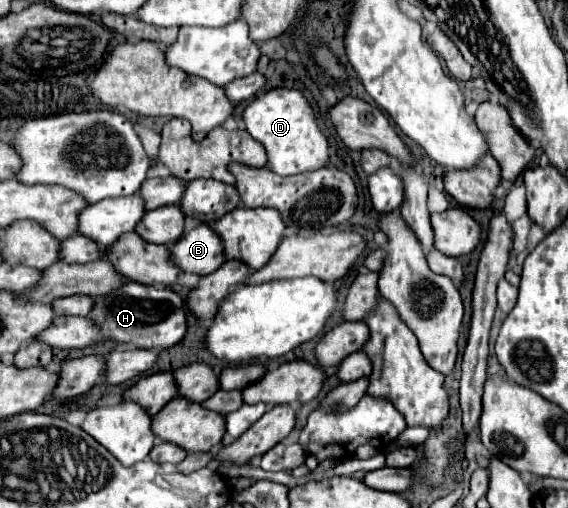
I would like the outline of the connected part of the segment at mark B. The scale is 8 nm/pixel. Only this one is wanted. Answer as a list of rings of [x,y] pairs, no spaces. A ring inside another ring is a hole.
[[[197,224],[187,230],[175,244],[169,246],[173,262],[189,274],[207,276],[225,262],[225,248],[219,234],[207,224]]]

